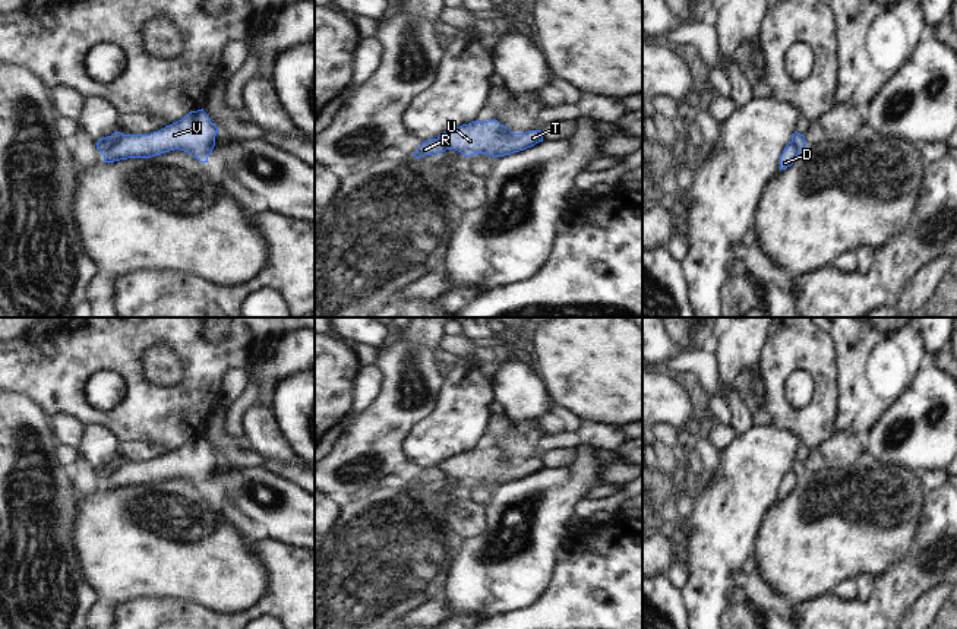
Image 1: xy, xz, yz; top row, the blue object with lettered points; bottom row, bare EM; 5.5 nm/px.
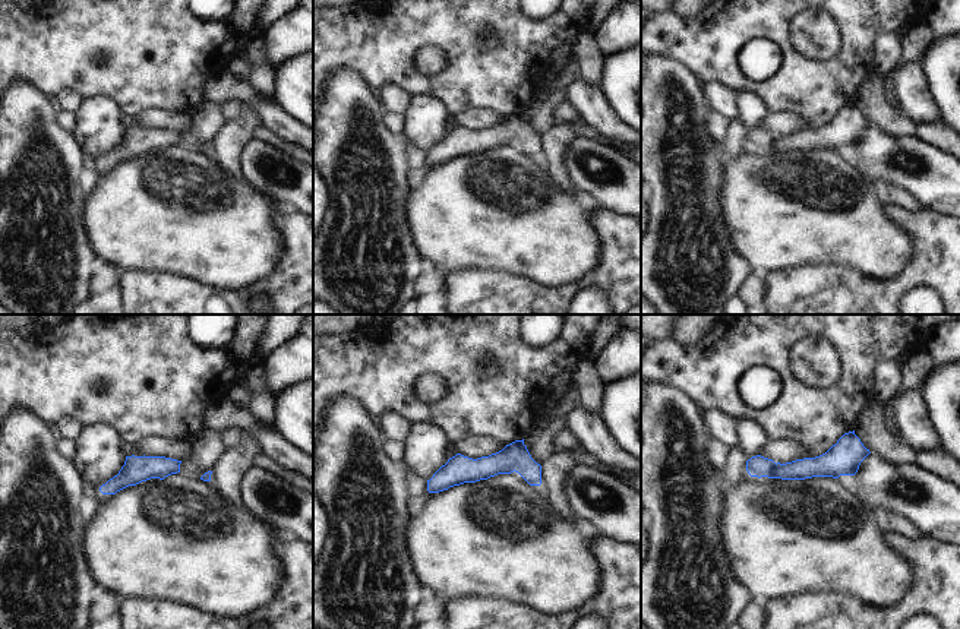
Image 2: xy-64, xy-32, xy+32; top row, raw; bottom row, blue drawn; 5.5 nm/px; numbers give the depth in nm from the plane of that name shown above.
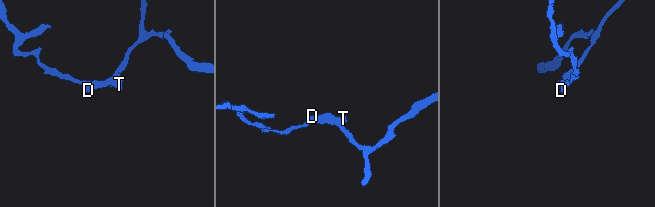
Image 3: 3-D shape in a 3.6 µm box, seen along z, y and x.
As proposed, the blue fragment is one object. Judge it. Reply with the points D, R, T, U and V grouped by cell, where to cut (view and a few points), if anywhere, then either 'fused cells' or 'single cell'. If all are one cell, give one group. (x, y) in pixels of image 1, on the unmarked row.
D T U V / R | xy (122, 462), (103, 481) | fused cells

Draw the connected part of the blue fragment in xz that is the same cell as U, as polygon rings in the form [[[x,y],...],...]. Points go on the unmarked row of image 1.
[[[493,446],[452,455],[439,462],[438,467],[446,477],[455,477],[465,484],[487,481],[496,486],[524,478],[543,470],[543,459],[530,458],[525,461],[512,461]]]

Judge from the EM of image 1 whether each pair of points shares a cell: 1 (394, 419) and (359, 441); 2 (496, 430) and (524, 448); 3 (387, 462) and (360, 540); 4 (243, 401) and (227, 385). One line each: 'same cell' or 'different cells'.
1: same cell
2: same cell
3: different cells
4: different cells

